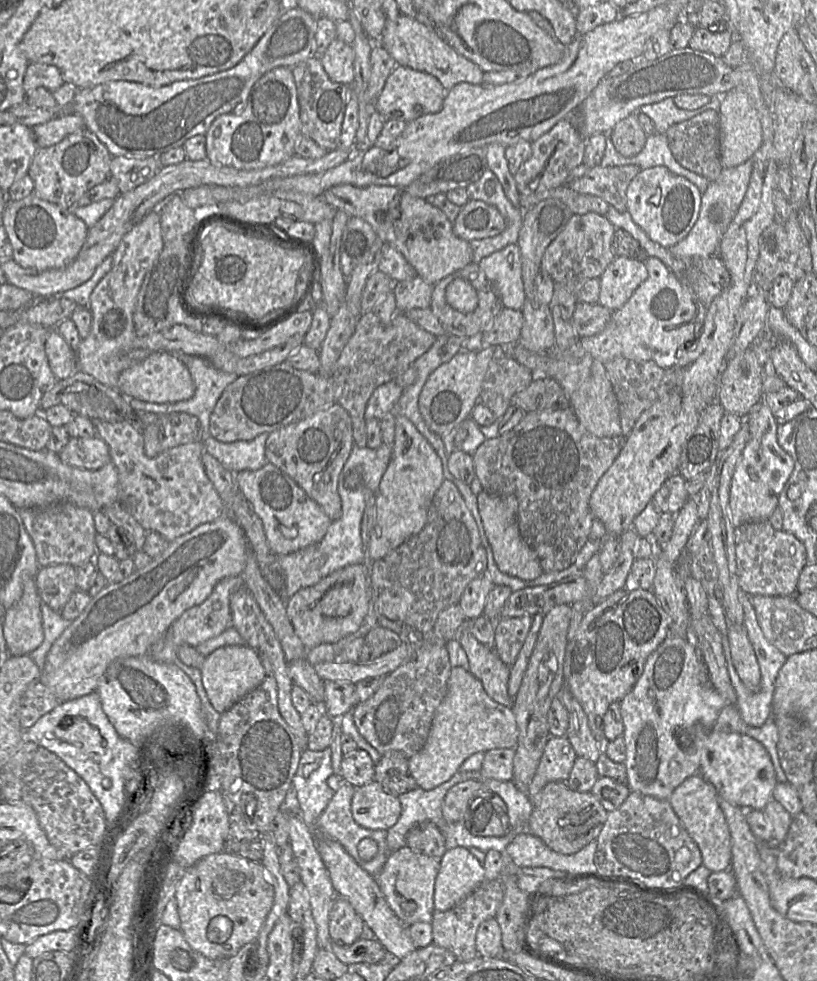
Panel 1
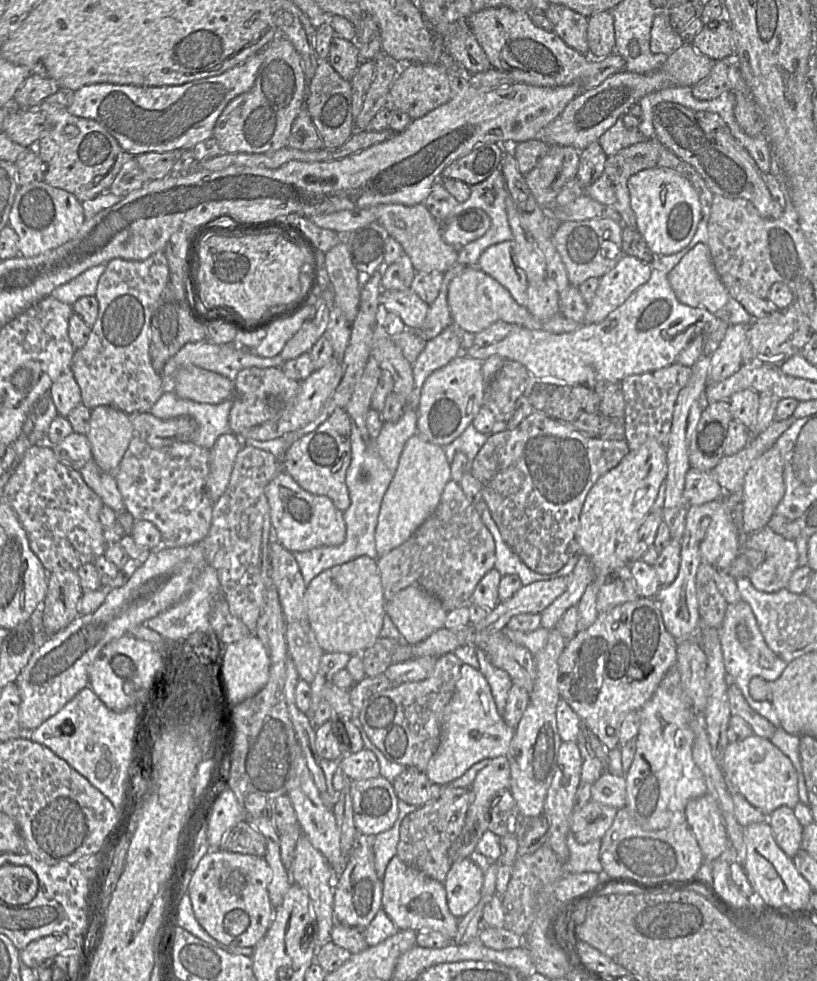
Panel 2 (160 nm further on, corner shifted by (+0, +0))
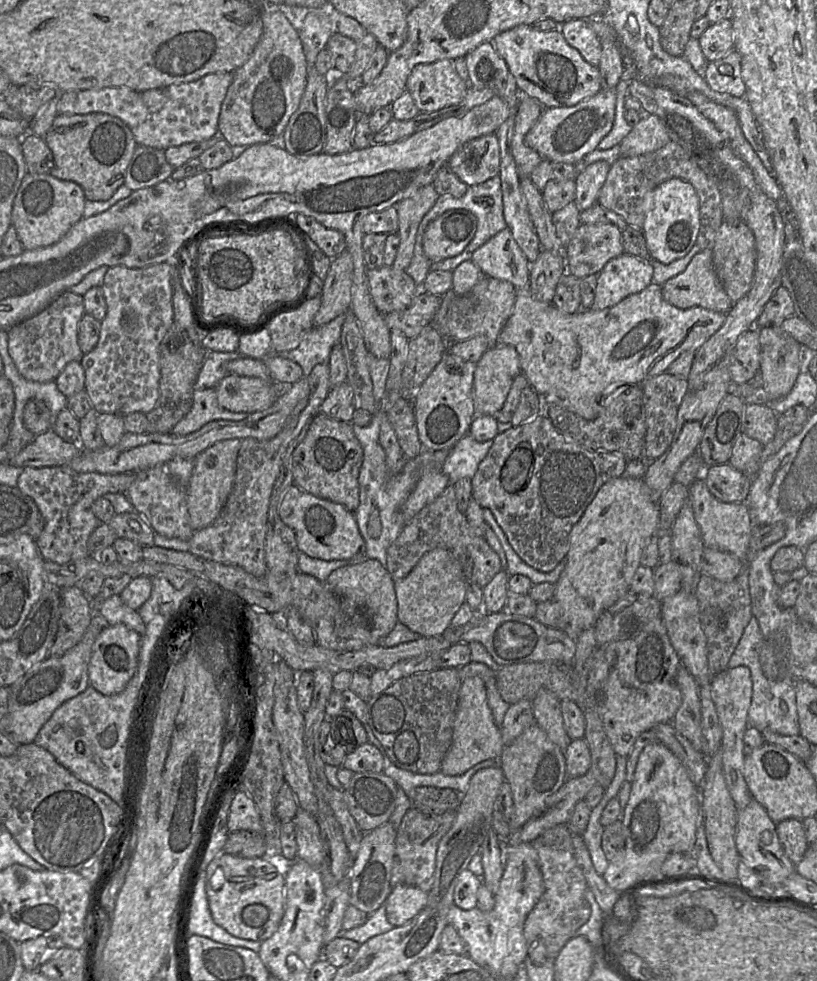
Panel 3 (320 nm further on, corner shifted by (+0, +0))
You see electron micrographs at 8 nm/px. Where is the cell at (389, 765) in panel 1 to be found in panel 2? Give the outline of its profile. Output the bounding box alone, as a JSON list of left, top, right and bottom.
[392,767,442,807]

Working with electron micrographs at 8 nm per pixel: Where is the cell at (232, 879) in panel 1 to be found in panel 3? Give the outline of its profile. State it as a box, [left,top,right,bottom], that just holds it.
[205,852,285,942]

